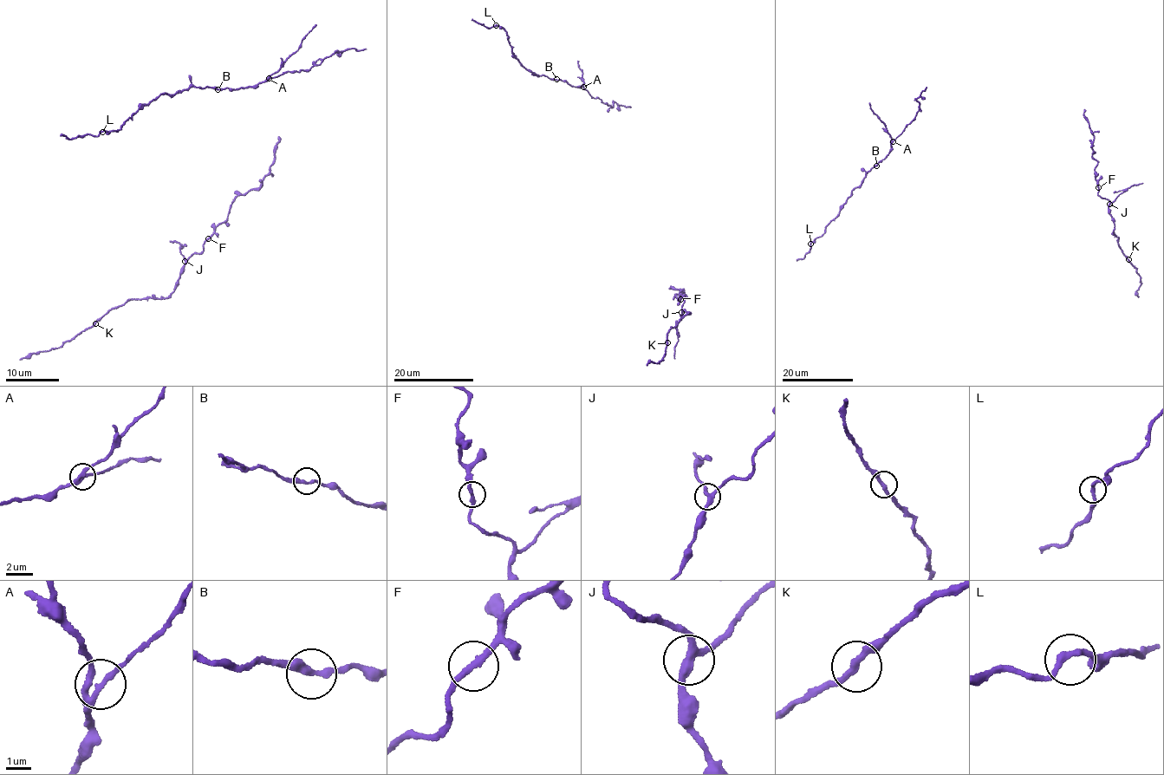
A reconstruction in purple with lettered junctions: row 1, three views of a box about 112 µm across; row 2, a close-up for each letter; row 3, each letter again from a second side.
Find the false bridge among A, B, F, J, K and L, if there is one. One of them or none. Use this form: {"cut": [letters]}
{"cut": []}

